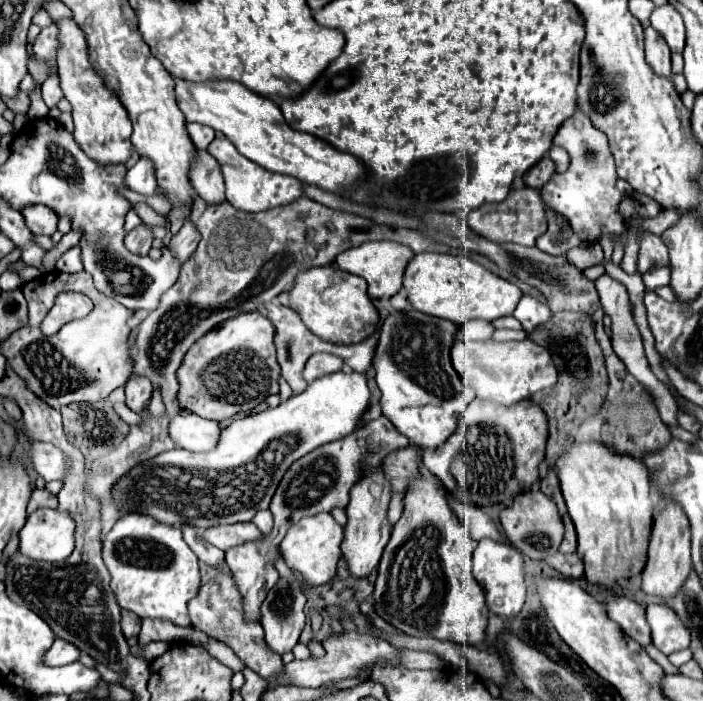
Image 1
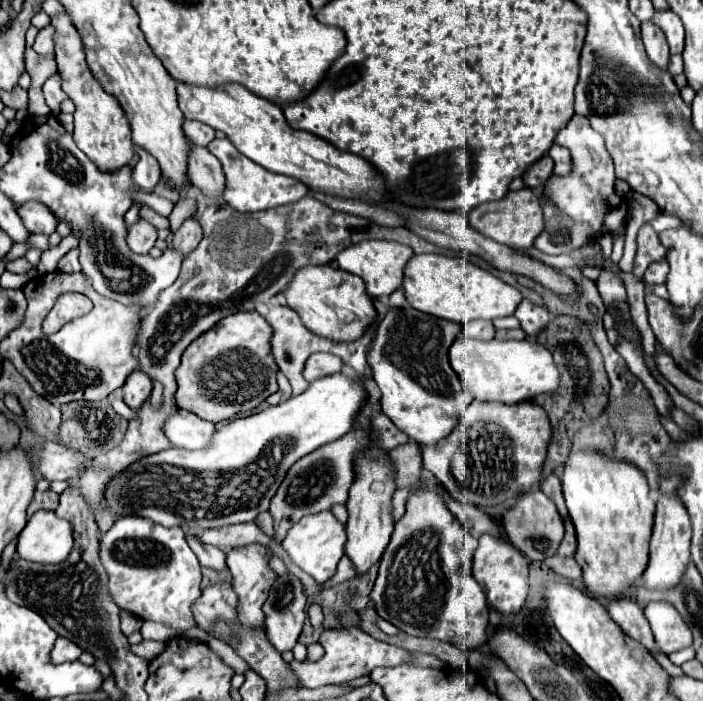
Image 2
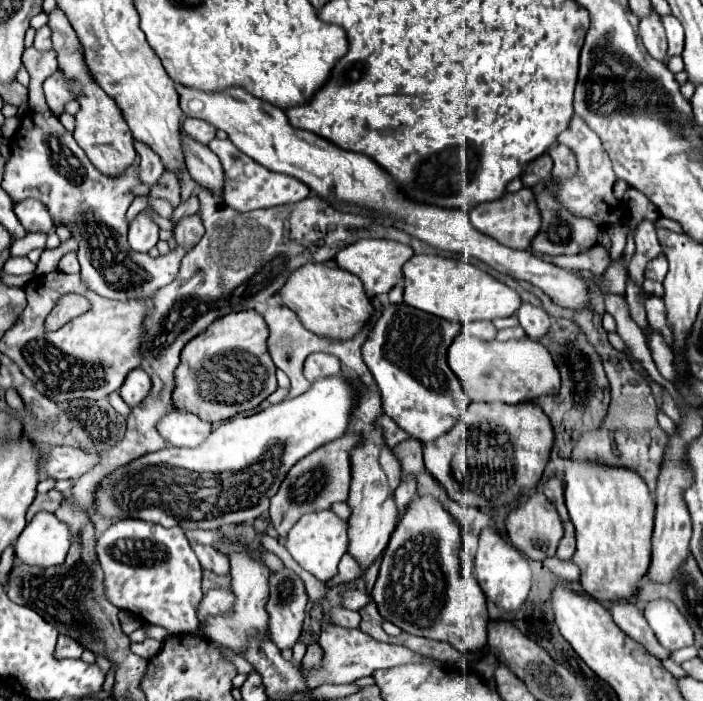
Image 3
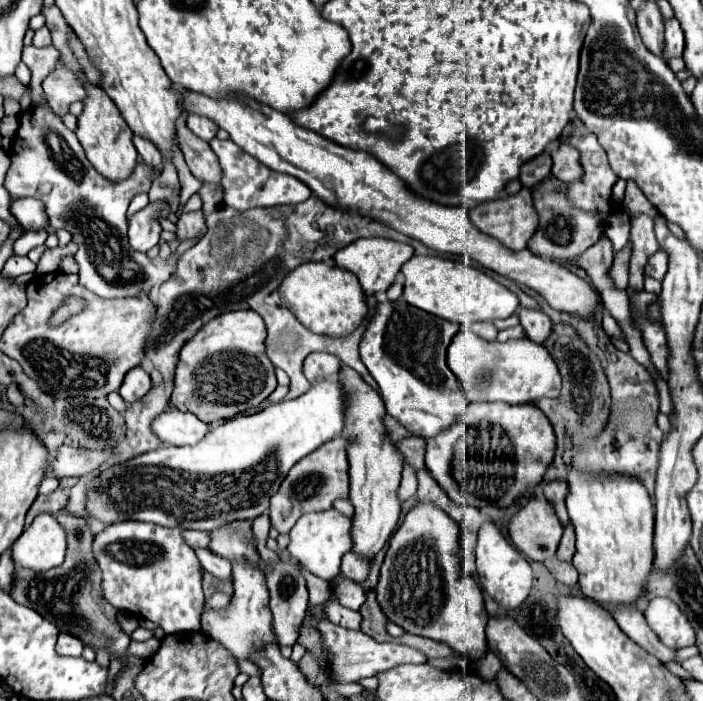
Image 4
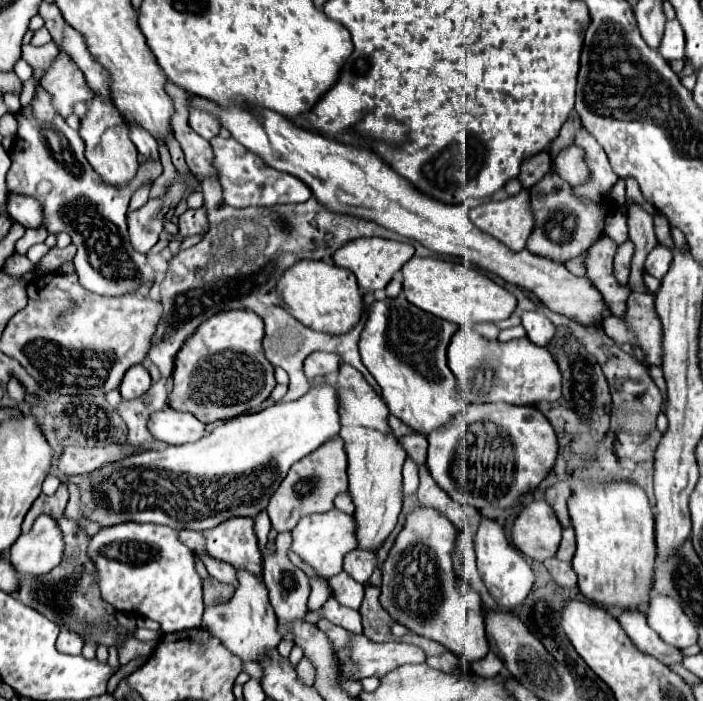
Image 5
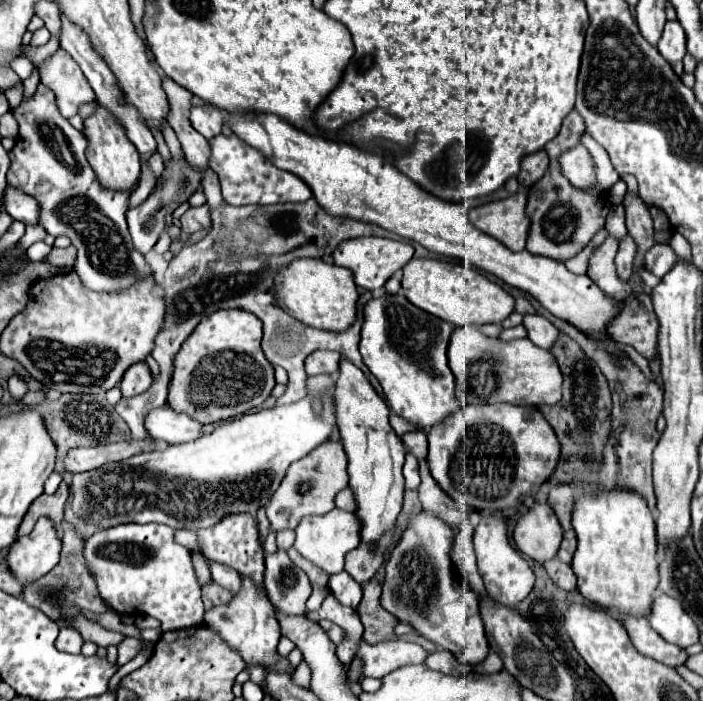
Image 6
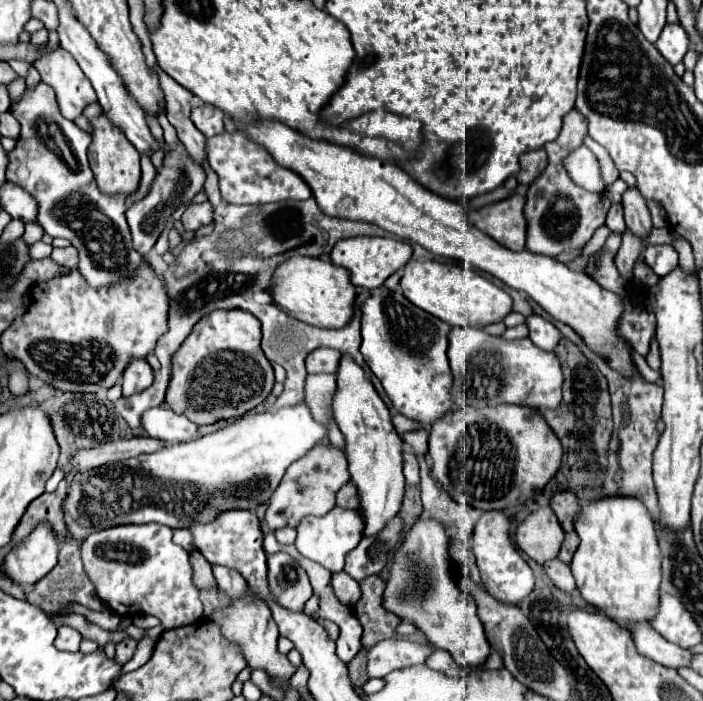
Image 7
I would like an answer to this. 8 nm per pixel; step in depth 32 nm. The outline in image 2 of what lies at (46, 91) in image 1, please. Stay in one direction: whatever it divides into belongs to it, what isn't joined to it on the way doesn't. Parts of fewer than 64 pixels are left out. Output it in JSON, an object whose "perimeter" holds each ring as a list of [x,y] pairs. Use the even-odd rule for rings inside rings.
{"perimeter":[[[54,74],[50,76],[46,82],[44,82],[44,96],[46,96],[46,104],[50,106],[52,112],[60,112],[60,104],[68,98],[66,92],[62,90],[62,80],[60,80],[60,74]]]}

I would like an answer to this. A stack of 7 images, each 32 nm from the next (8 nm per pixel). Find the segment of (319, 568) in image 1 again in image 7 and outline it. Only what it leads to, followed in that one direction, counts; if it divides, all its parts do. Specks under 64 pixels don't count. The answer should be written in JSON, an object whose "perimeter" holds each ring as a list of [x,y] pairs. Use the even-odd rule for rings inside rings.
{"perimeter":[[[332,508],[324,516],[306,516],[298,530],[296,548],[302,556],[322,564],[330,572],[342,572],[344,568],[344,556],[358,546],[364,532],[364,516],[360,516],[360,510],[348,510],[348,508]]]}

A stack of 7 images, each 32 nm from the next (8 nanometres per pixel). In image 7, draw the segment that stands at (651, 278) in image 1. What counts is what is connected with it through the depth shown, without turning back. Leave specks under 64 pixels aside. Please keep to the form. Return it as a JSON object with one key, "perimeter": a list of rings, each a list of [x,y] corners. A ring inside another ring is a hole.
{"perimeter":[[[670,244],[648,246],[644,250],[644,262],[656,272],[656,276],[662,278],[678,266],[678,254]]]}

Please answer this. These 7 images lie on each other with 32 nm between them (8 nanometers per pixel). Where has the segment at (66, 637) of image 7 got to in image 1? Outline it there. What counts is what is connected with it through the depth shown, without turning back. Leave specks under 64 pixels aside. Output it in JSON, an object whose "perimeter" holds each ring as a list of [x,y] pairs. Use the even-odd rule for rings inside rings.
{"perimeter":[[[56,638],[56,642],[52,644],[52,648],[48,650],[48,656],[44,658],[46,664],[52,664],[52,666],[60,666],[60,664],[70,664],[70,662],[76,662],[80,656],[80,650],[66,642],[66,640],[60,640]]]}

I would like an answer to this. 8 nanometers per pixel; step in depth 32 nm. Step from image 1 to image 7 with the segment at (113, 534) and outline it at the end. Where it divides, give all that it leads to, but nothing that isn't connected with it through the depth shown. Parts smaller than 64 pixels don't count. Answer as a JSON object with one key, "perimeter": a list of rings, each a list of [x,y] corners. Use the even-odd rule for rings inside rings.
{"perimeter":[[[128,524],[98,530],[82,542],[80,558],[100,600],[116,614],[152,614],[166,630],[202,620],[200,590],[192,582],[190,556],[172,542],[172,528],[162,524]]]}

